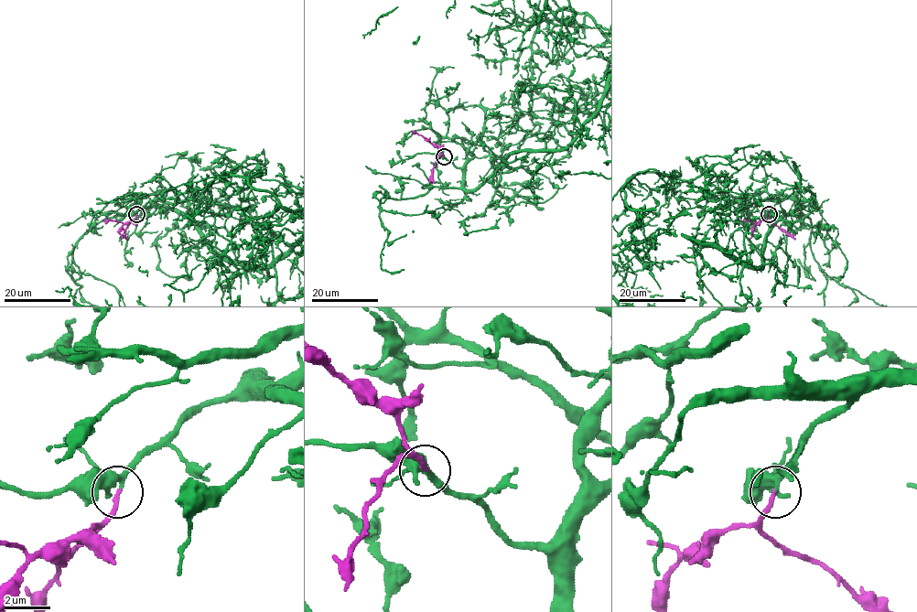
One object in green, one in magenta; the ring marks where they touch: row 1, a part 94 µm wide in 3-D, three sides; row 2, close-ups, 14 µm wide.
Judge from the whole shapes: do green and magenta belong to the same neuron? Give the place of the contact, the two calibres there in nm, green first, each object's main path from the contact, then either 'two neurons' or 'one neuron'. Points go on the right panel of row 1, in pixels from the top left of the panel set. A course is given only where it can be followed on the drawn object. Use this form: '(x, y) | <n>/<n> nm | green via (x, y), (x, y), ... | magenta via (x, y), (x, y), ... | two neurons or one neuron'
(769, 214) | 240/200 nm | green via (770, 214), (802, 206), (738, 263), (672, 225), (671, 185), (699, 252) | magenta via (770, 214), (756, 223), (743, 221) | one neuron

